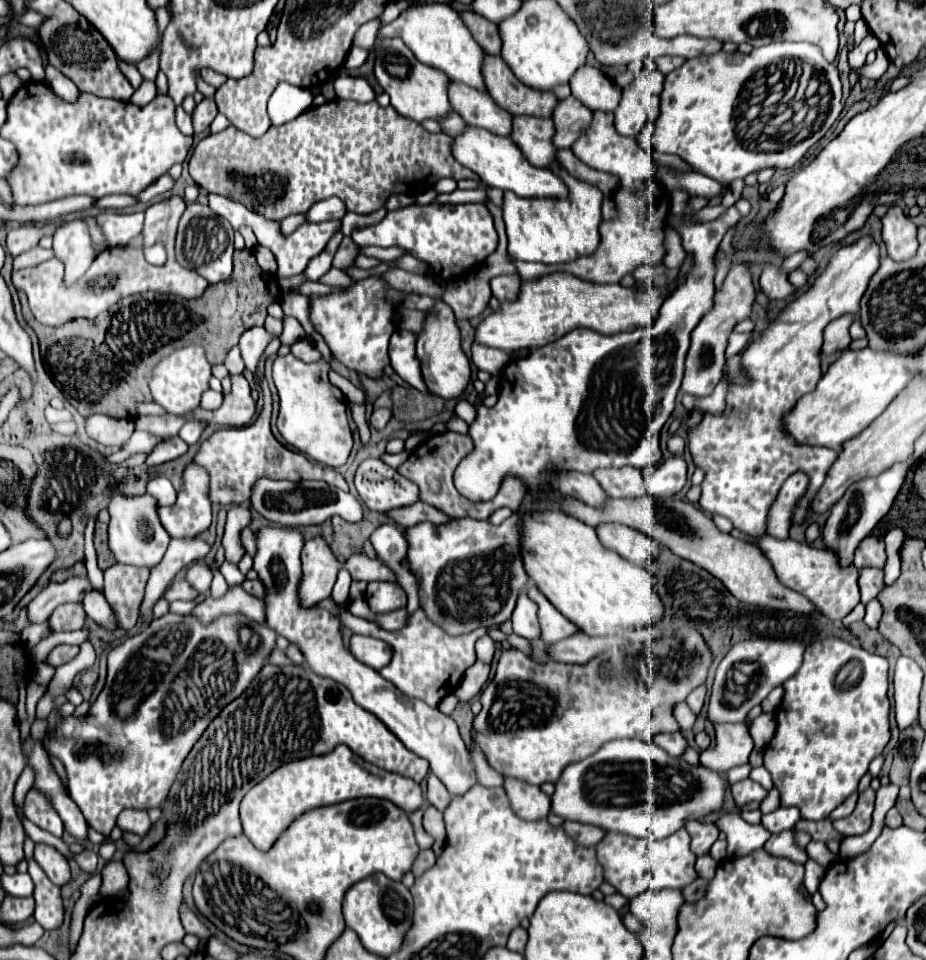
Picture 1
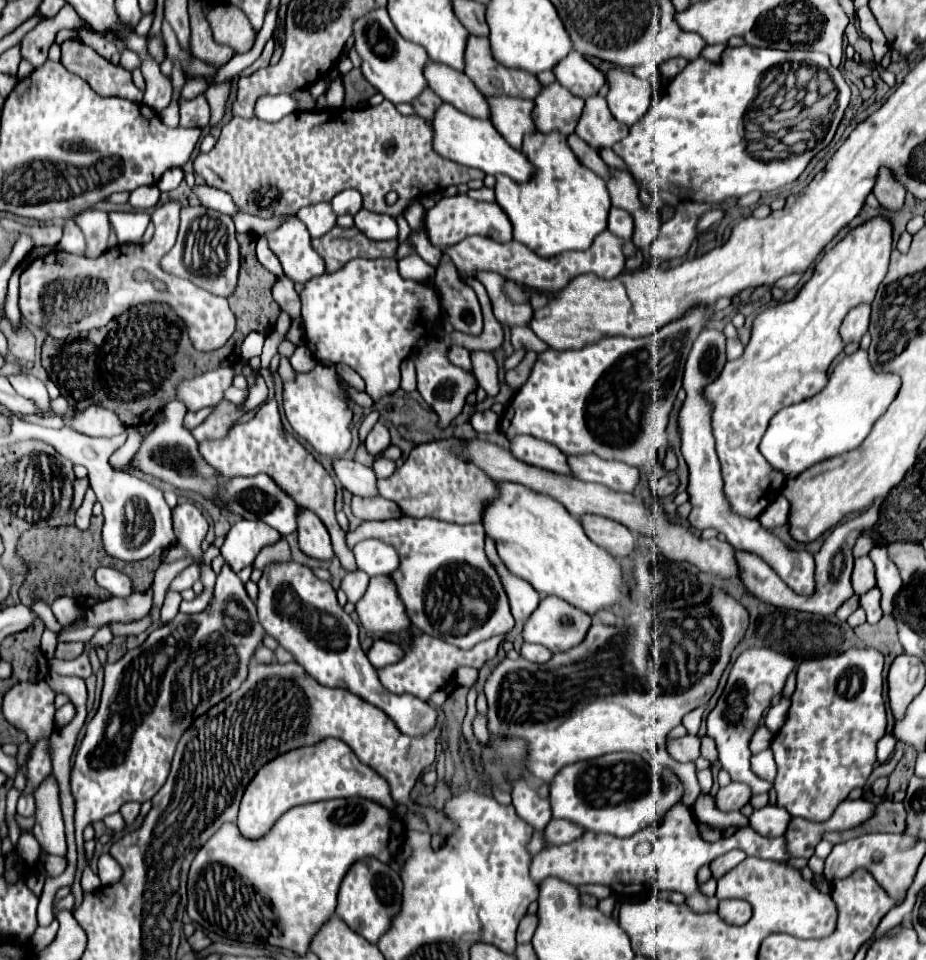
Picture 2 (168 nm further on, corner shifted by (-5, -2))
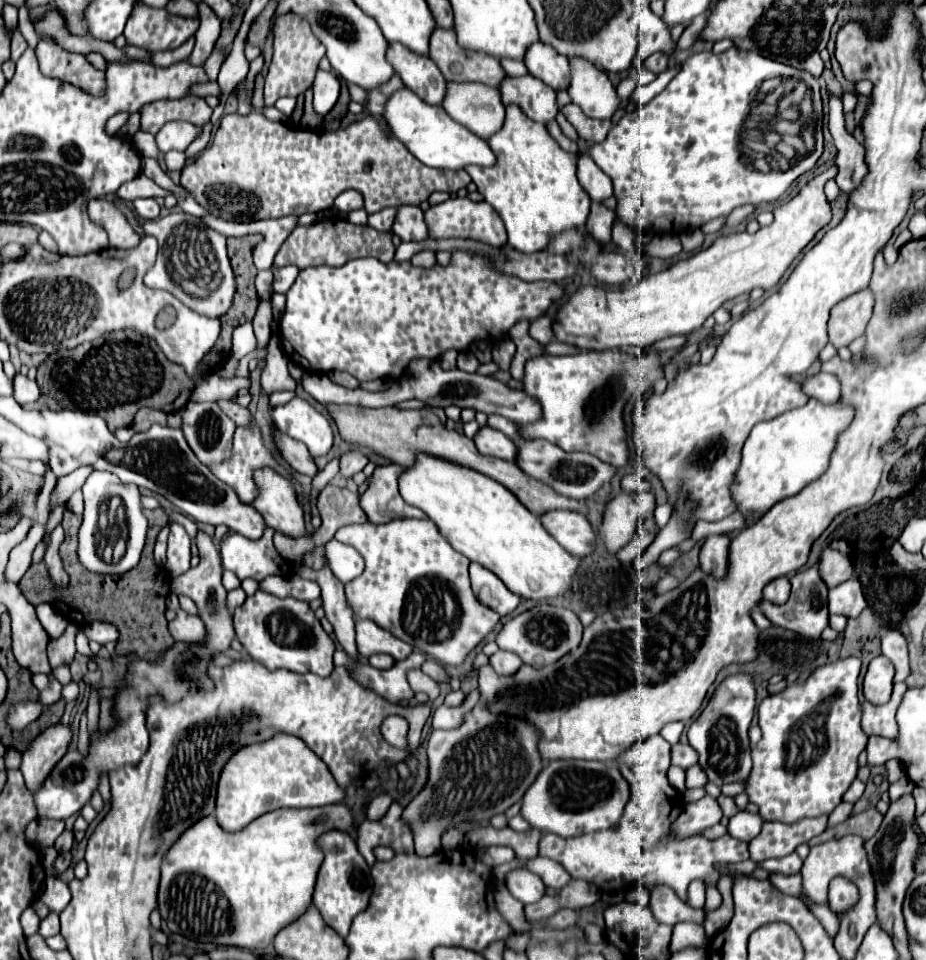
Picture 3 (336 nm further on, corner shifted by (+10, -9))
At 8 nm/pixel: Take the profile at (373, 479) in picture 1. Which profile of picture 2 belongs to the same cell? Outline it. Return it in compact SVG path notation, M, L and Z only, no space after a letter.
M333 460L333 468L335 468L335 476L339 478L339 482L355 496L363 496L363 498L375 498L379 496L377 490L377 474L373 468L363 466L355 460Z

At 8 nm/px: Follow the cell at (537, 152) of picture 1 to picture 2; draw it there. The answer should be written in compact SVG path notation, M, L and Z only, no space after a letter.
M507 96L487 100L491 106L493 126L515 150L521 150L525 136L537 132L533 122L533 102Z

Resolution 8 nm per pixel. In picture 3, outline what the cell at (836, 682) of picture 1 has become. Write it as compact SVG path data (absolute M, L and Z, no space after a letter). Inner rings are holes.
M840 659L818 667L804 687L789 684L783 692L769 695L760 703L762 739L752 749L754 767L744 793L750 803L760 807L764 821L794 823L802 817L828 815L842 801L842 795L856 779L858 755L868 741L860 727L858 675L860 659ZM796 727L804 727L802 737L792 737Z

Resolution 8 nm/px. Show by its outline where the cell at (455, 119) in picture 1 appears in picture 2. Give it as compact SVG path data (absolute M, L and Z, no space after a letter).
M425 90L421 96L419 96L419 100L415 100L415 104L413 104L413 108L417 110L417 114L421 116L421 118L425 118L425 120L433 120L433 116L435 116L435 112L437 112L437 108L443 104L443 100L433 92L433 90Z

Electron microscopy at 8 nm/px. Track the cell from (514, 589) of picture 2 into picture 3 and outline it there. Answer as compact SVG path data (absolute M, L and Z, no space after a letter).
M470 563L470 581L478 601L500 615L512 613L520 603L520 597L516 593L508 591L508 587L504 587L504 583L500 583L492 571L480 567L478 563Z

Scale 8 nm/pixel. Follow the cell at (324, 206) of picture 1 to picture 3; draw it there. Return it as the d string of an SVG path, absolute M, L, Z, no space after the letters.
M342 191L334 205L342 211L342 213L350 213L354 209L362 209L364 207L364 197L360 197L360 191Z

